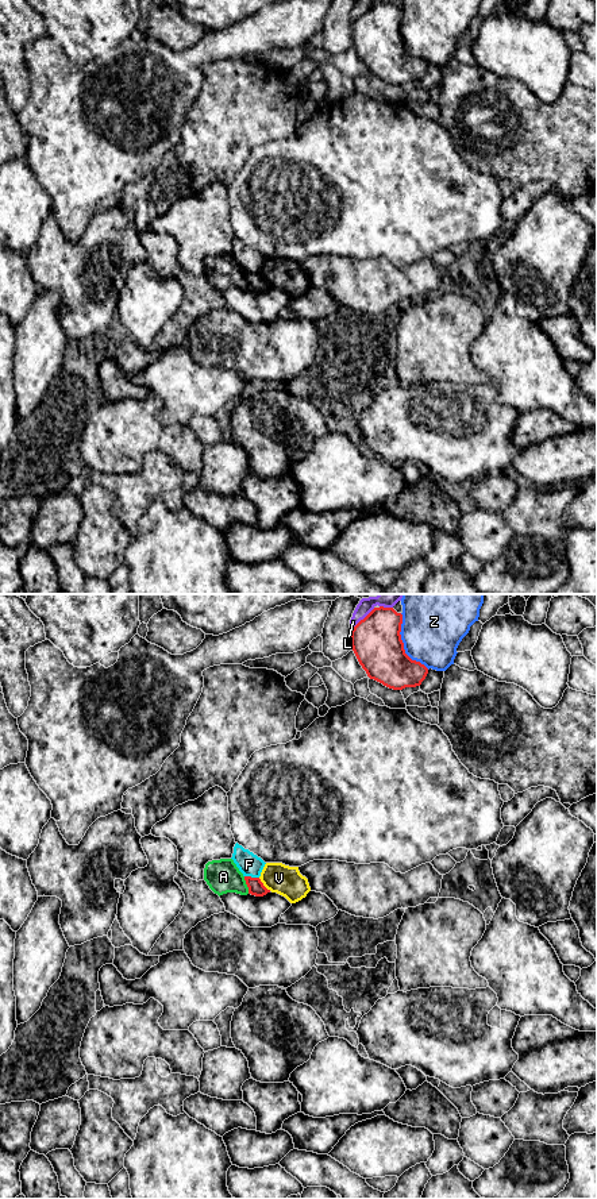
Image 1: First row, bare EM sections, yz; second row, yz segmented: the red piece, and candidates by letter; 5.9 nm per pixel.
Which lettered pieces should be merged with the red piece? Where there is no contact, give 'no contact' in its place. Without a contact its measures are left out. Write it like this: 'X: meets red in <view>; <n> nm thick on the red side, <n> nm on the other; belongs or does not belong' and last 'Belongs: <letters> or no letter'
A: meets red in yz; 100 nm thick on the red side, 200 nm on the other; belongs
F: meets red in yz; 100 nm thick on the red side, 140 nm on the other; does not belong
L: meets red in yz; 300 nm thick on the red side, 80 nm on the other; does not belong
V: meets red in yz; 100 nm thick on the red side, 180 nm on the other; does not belong
Z: meets red in yz; 300 nm thick on the red side, 360 nm on the other; does not belong
Belongs: A

